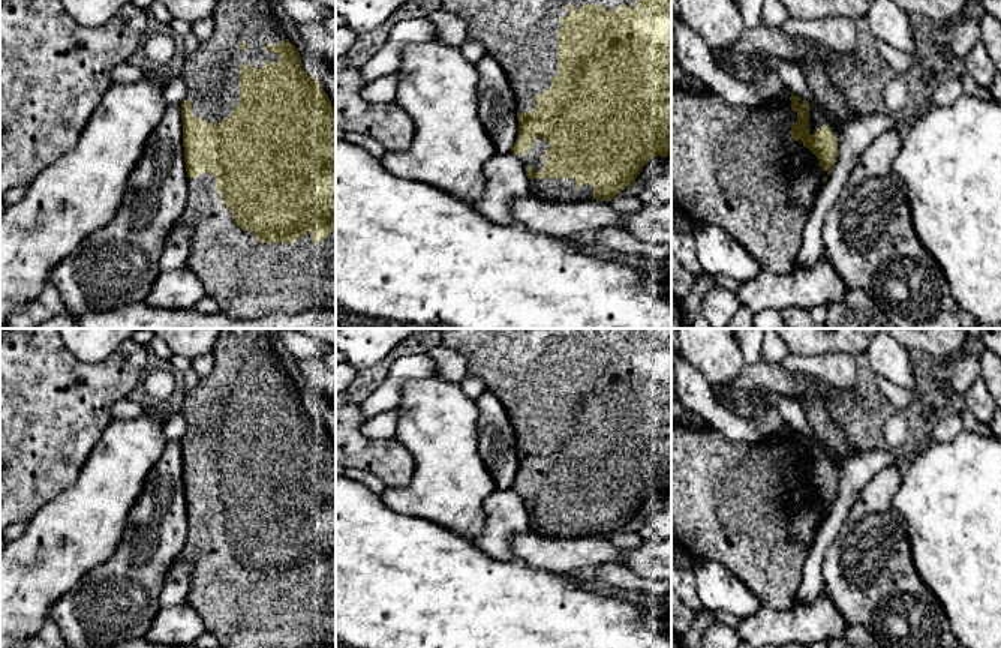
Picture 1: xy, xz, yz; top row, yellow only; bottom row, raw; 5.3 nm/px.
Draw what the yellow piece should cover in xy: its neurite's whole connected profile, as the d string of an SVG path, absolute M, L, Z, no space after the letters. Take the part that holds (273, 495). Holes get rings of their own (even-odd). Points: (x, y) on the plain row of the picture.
M220 328L213 350L213 370L186 392L181 412L186 429L181 438L183 483L187 507L187 540L178 561L190 561L193 572L186 598L214 634L222 648L307 648L336 645L336 444L318 416L303 405L300 388L286 374L273 350L276 328Z

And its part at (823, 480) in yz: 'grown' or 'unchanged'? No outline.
grown

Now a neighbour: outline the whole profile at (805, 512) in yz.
M802 482L790 492L787 519L791 543L803 544L811 549L815 544L824 519L818 495L809 484Z

